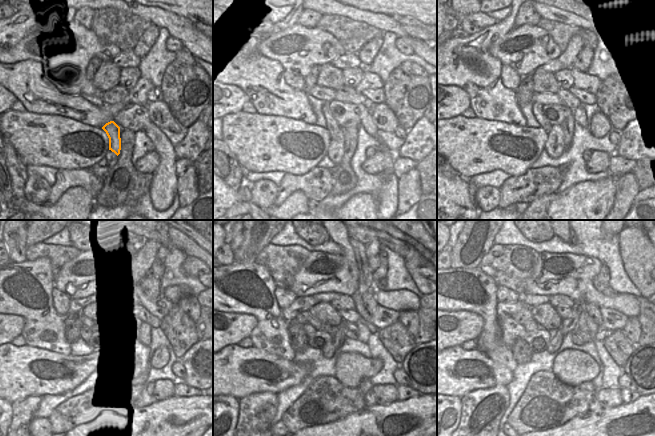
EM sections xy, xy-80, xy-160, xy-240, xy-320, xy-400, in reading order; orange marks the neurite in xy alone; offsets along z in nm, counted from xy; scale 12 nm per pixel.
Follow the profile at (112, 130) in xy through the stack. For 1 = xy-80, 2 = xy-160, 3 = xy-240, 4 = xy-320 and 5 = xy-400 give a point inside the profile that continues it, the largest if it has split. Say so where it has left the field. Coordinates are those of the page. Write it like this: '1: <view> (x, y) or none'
1: xy-80 (336, 132)
2: xy-160 (539, 114)
3: xy-240 (88, 332)
4: xy-320 (309, 330)
5: xy-400 (530, 325)

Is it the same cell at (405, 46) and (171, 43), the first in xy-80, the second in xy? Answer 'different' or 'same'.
same

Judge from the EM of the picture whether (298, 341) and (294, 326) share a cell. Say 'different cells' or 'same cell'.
same cell

